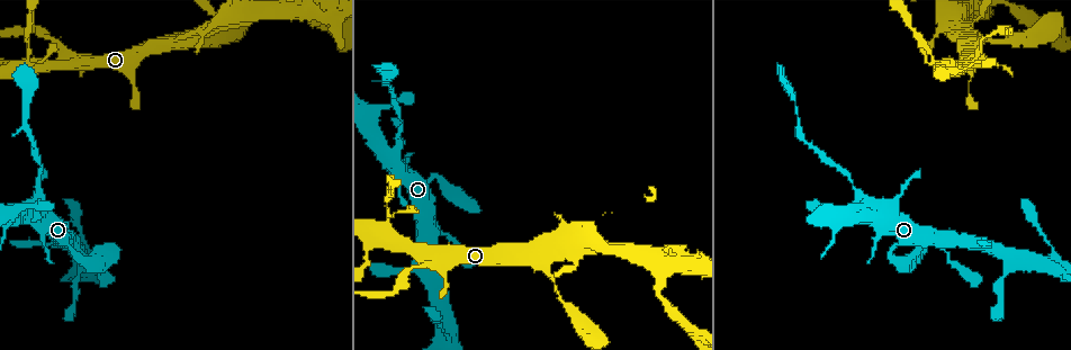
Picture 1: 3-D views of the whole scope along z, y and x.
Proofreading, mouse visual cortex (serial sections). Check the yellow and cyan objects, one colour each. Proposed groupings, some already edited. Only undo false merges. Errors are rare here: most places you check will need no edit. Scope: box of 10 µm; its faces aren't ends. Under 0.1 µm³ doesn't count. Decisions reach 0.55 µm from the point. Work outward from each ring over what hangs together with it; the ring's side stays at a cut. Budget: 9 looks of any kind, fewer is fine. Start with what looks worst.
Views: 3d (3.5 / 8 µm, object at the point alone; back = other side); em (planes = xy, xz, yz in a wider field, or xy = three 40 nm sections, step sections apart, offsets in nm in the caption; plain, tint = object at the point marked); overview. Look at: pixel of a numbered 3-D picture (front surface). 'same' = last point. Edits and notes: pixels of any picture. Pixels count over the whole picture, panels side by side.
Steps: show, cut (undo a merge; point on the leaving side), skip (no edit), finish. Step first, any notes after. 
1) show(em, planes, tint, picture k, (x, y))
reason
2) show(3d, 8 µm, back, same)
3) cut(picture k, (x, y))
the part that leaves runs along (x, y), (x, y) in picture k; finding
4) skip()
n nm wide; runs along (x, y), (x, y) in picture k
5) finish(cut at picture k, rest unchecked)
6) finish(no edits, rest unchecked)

show(3d, 3.5 µm, picture 1, (387, 233))
branch point

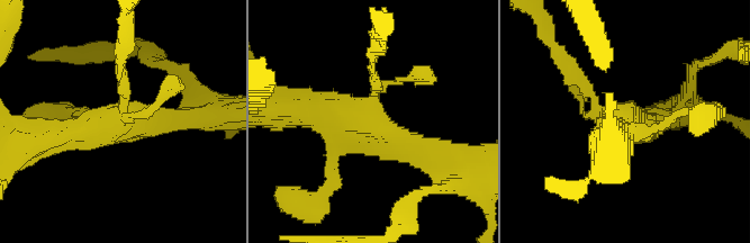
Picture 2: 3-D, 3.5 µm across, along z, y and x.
show(em, xy, step 2, tint, picture 2, (626, 119))

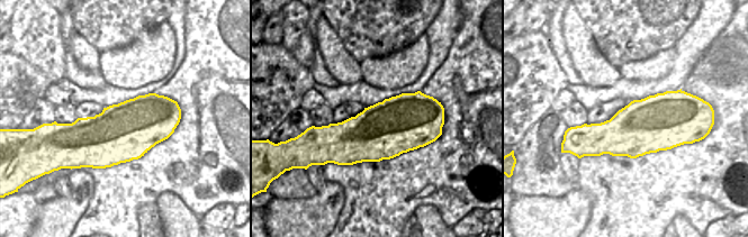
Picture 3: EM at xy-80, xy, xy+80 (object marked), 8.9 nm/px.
skip()
runs along (186, 118), (82, 126) in picture 2; continuous, no second cell

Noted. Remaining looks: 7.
show(3d, 3.5 µm, picture 1, (856, 190))

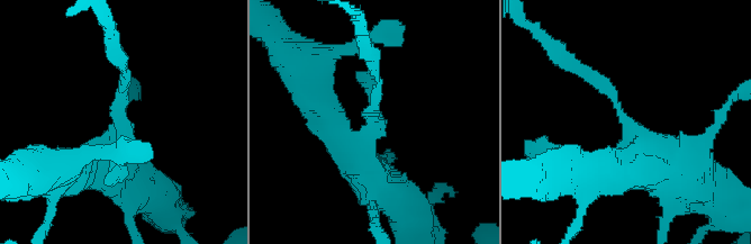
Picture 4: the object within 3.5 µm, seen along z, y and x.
skip()
runs along (671, 171), (608, 88), (573, 64) in picture 4; one cell here

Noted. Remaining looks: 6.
show(3d, 3.5 µm, picture 1, (1045, 263))
sharp bend

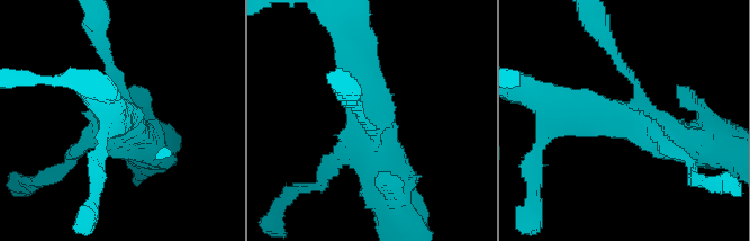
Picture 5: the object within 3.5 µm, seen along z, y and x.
show(em, xy, step 5, tint, picture 5, (629, 116))

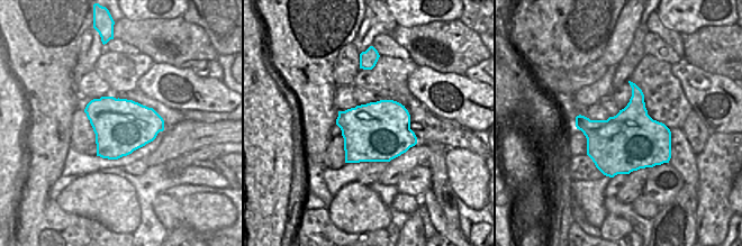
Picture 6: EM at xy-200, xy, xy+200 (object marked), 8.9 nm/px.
skip()
runs along (361, 52), (371, 137), (406, 172) in picture 5; one cell here

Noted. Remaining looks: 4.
show(3d, 3.5 µm, picture 1, (797, 115))
thin neck

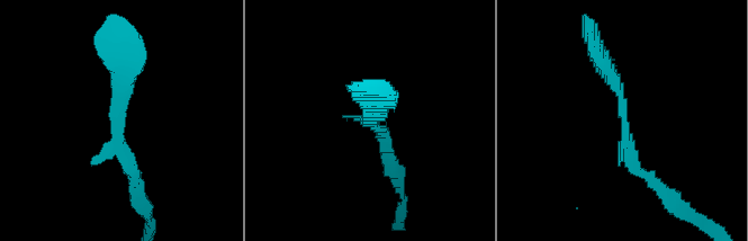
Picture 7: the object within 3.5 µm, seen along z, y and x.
show(em, xy, step 5, tint, picture 7, (621, 116))
arms of 150, 250 nm

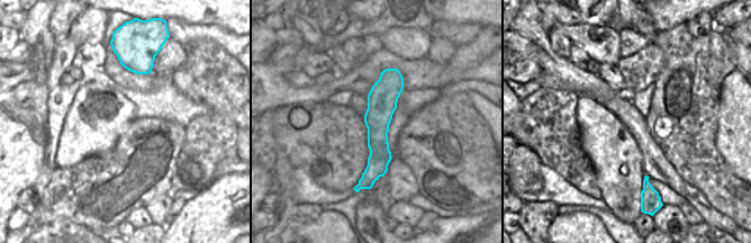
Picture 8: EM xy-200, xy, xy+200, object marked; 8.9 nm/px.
skip()
runs along (648, 178), (596, 46) in picture 7; all the same cell

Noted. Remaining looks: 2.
finish(no edits, rest unchecked)

